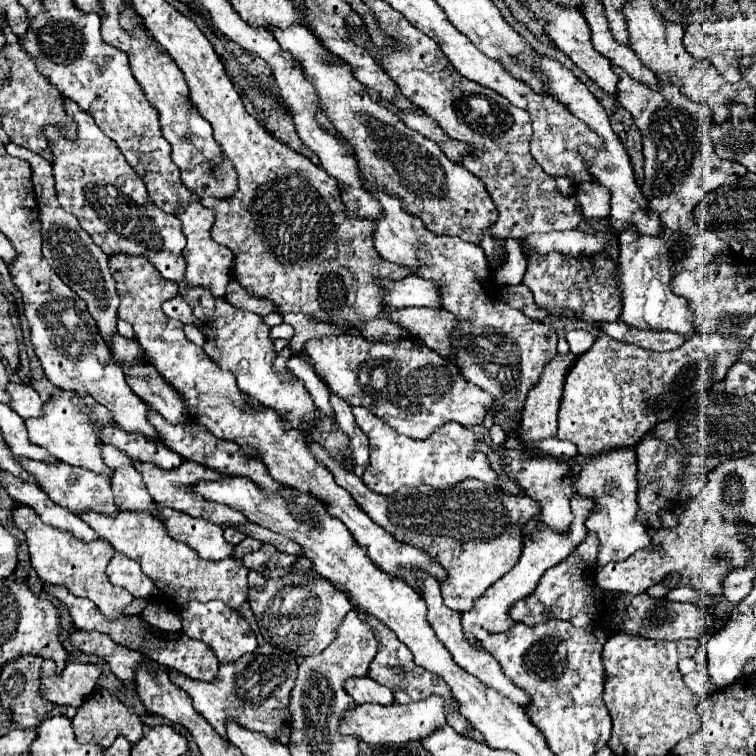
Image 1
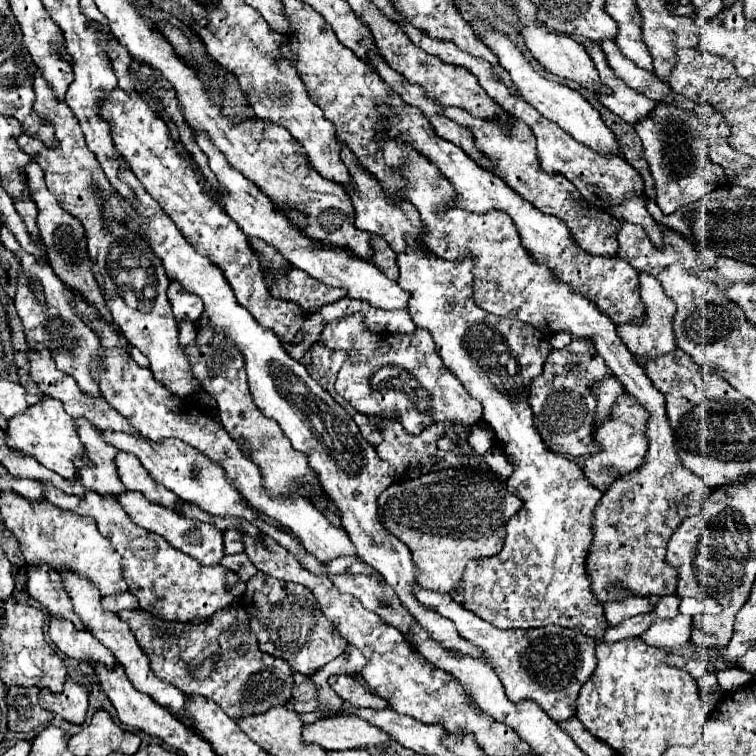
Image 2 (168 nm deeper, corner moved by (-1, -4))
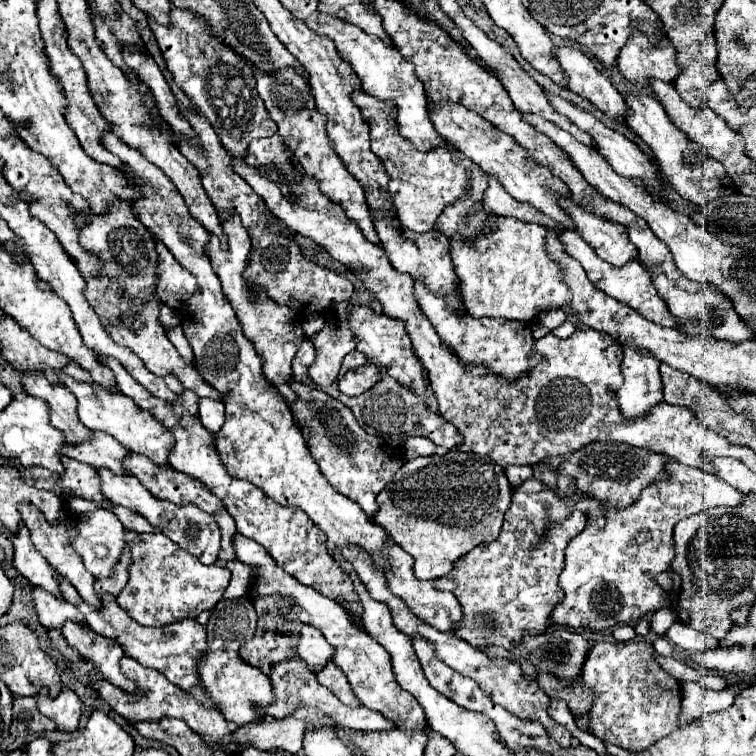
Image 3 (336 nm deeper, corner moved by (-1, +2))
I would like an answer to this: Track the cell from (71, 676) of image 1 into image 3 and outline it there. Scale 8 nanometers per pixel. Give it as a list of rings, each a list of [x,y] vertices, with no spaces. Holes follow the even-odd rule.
[[[41,688],[39,696],[37,696],[37,706],[43,716],[49,716],[55,720],[59,730],[63,730],[63,732],[77,730],[83,702],[79,700],[79,696],[73,690],[61,690],[61,694],[57,698],[51,698],[49,690]]]

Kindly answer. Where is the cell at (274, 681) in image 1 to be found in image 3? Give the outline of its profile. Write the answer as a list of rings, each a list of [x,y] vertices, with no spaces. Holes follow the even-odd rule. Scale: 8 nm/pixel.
[[[59,578],[59,584],[61,584],[63,598],[67,602],[75,604],[81,610],[81,614],[85,616],[85,620],[93,628],[93,632],[117,640],[121,644],[121,648],[125,650],[125,654],[131,656],[131,658],[135,658],[141,666],[147,666],[147,668],[153,668],[153,670],[163,672],[169,682],[177,684],[183,690],[191,690],[191,688],[195,688],[195,686],[201,684],[197,662],[203,660],[203,656],[207,652],[207,628],[203,624],[199,624],[197,620],[185,618],[185,620],[177,620],[177,622],[165,624],[161,628],[149,628],[149,626],[143,626],[143,624],[135,622],[117,604],[117,600],[113,596],[107,596],[107,594],[101,596],[101,600],[105,600],[105,612],[93,612],[81,600],[81,596],[77,596],[77,590],[67,580],[61,580]]]

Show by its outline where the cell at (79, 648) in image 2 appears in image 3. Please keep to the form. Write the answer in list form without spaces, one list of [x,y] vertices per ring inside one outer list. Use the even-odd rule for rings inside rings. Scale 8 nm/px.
[[[33,588],[31,592],[37,614],[39,614],[39,622],[47,628],[47,630],[57,630],[61,632],[67,620],[73,620],[77,624],[81,624],[83,628],[89,628],[83,614],[69,602],[53,596],[51,592],[45,592],[41,588]]]

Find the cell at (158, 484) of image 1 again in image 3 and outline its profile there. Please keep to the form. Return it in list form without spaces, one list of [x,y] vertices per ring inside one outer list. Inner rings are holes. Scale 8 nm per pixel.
[[[97,432],[97,440],[93,440],[93,444],[81,444],[81,448],[65,444],[65,454],[93,468],[109,468],[117,476],[129,476],[125,458],[129,458],[131,452],[121,442],[101,432]]]

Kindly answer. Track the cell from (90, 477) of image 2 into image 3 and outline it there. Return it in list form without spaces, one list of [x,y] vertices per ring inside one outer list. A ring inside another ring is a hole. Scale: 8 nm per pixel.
[[[21,376],[21,382],[27,394],[37,396],[51,406],[51,424],[65,432],[69,444],[81,444],[93,438],[93,430],[85,428],[77,416],[77,398],[69,388],[51,386],[49,380],[41,380],[41,376]]]

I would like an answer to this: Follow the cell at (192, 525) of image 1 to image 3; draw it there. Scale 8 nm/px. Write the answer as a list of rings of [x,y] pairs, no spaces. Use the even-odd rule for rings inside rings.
[[[99,470],[101,476],[101,492],[105,498],[109,498],[117,506],[125,506],[137,514],[141,514],[151,526],[159,528],[167,538],[171,538],[175,544],[185,548],[189,554],[197,556],[203,564],[213,564],[219,554],[219,544],[221,544],[221,530],[215,522],[215,518],[197,506],[175,506],[169,500],[155,498],[137,478],[133,476],[113,476],[109,470]]]

